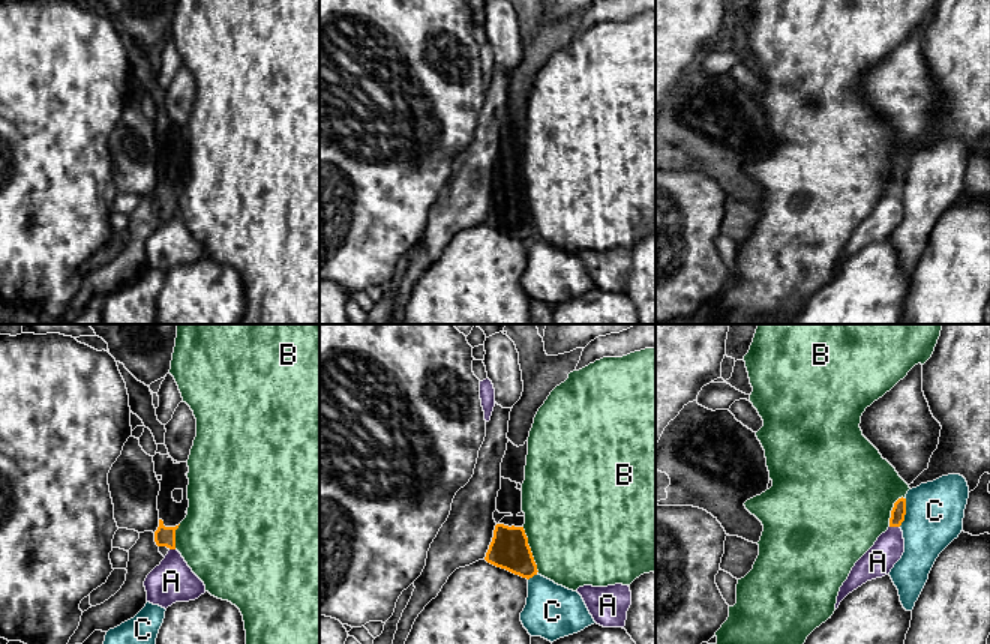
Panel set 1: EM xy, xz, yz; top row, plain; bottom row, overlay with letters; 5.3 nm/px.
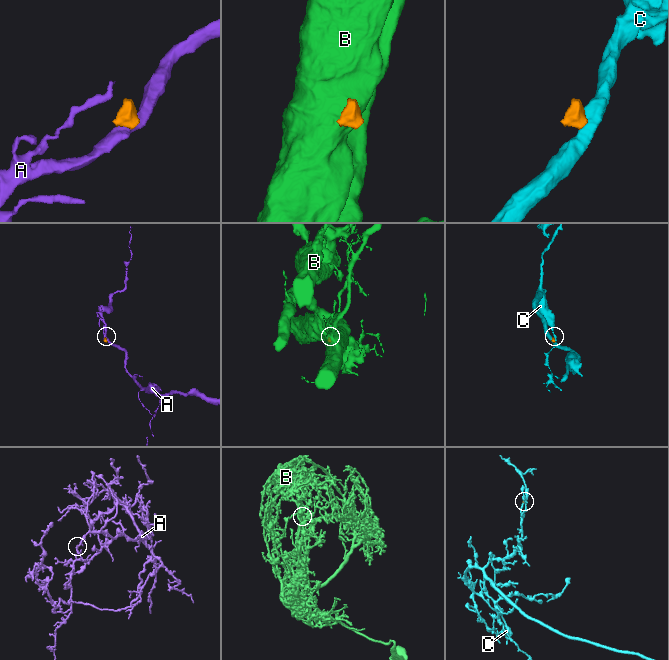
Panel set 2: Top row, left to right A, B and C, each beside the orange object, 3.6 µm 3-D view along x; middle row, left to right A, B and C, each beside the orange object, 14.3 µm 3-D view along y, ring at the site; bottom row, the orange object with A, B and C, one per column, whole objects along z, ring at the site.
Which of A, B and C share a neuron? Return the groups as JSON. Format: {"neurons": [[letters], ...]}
{"neurons": [["A"], ["B"], ["C"]]}

